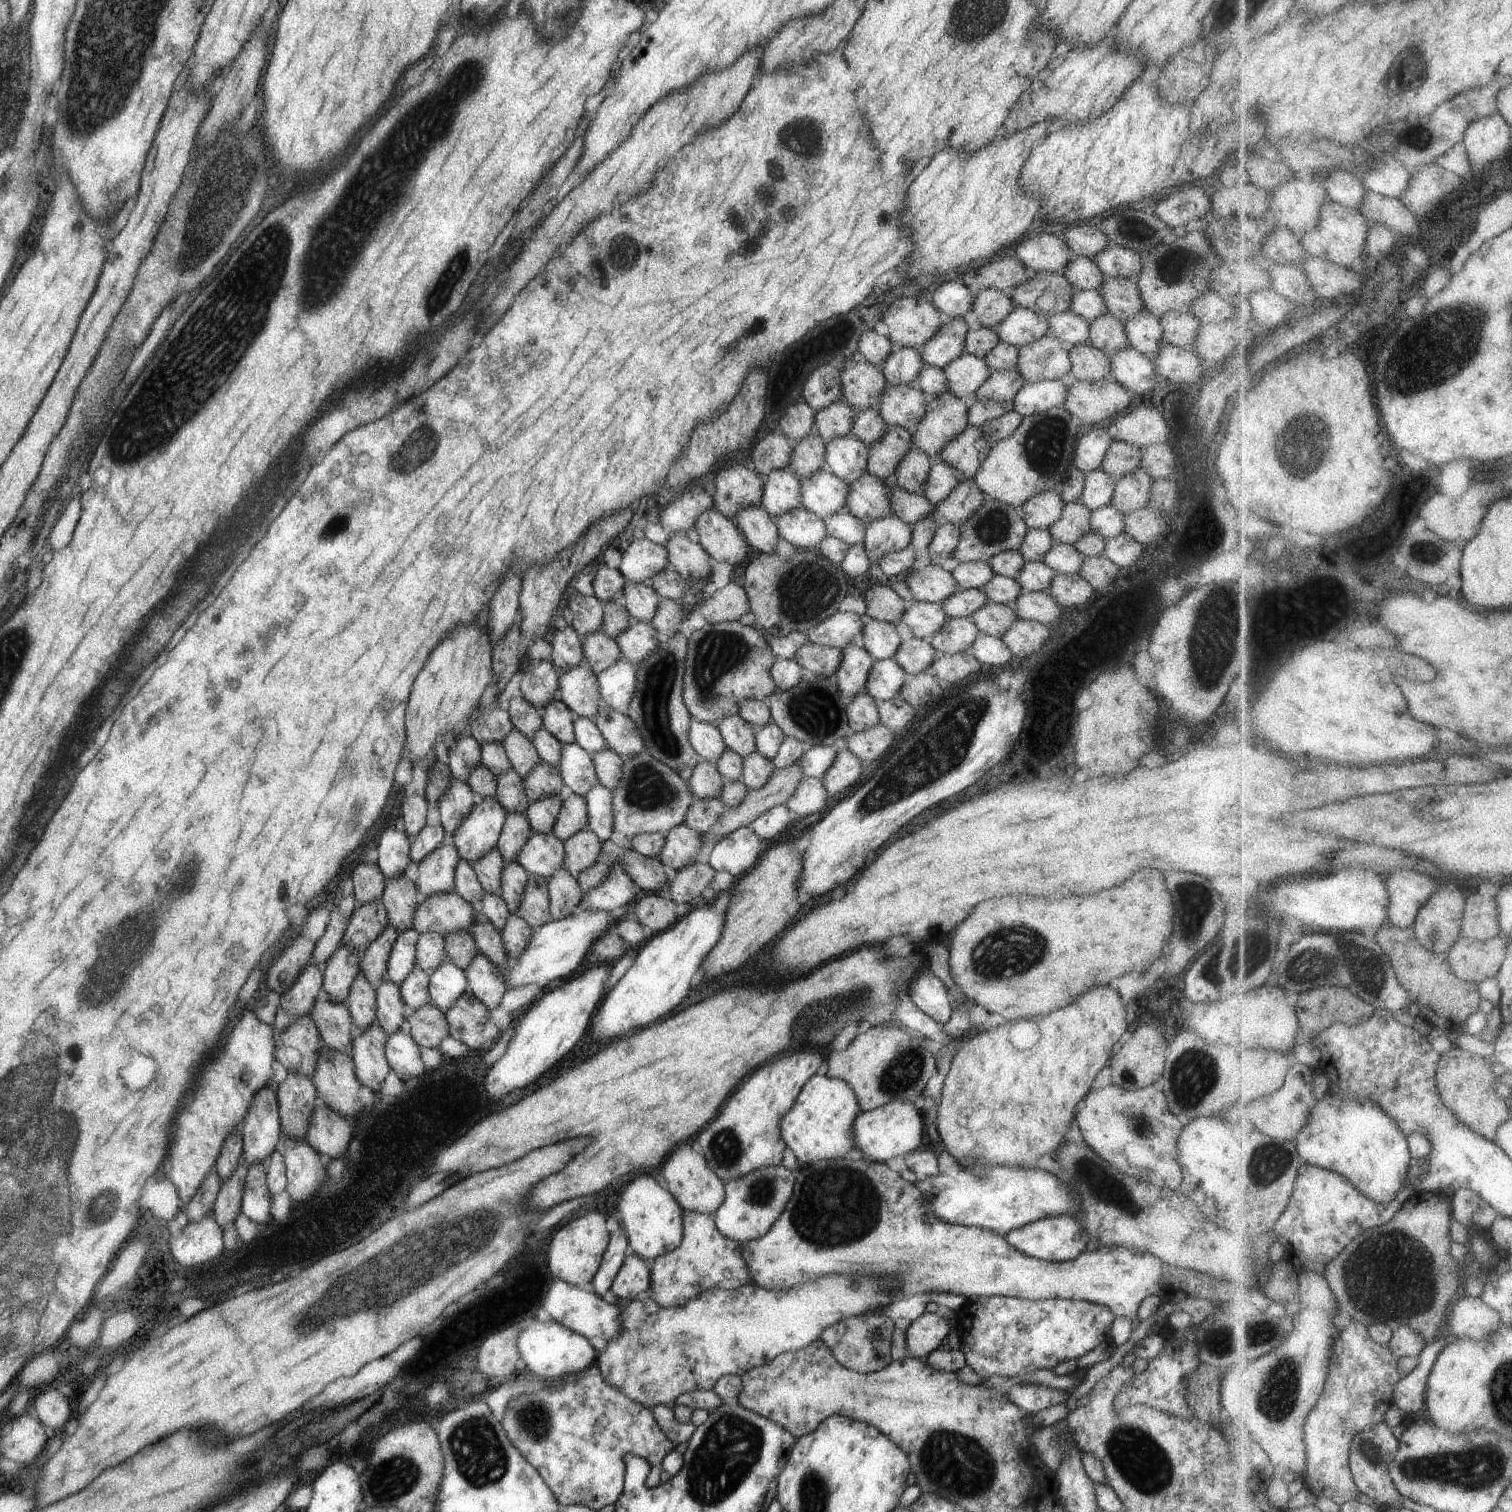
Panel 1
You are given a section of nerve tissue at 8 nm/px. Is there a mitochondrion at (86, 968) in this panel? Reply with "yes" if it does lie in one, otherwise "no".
yes

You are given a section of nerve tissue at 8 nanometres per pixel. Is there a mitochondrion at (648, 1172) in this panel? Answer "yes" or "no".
no

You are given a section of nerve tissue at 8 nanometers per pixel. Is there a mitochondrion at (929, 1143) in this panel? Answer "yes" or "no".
no

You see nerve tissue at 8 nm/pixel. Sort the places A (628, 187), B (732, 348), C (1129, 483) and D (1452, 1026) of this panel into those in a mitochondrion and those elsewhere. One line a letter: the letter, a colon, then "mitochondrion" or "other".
A: other
B: mitochondrion
C: other
D: other

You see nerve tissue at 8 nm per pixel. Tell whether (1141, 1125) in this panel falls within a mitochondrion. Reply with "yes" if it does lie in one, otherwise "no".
yes

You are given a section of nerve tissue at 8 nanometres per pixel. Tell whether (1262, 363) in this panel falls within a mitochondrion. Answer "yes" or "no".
no

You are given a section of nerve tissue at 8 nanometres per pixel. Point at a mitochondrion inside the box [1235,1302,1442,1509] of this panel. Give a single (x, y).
(1276, 1399)

